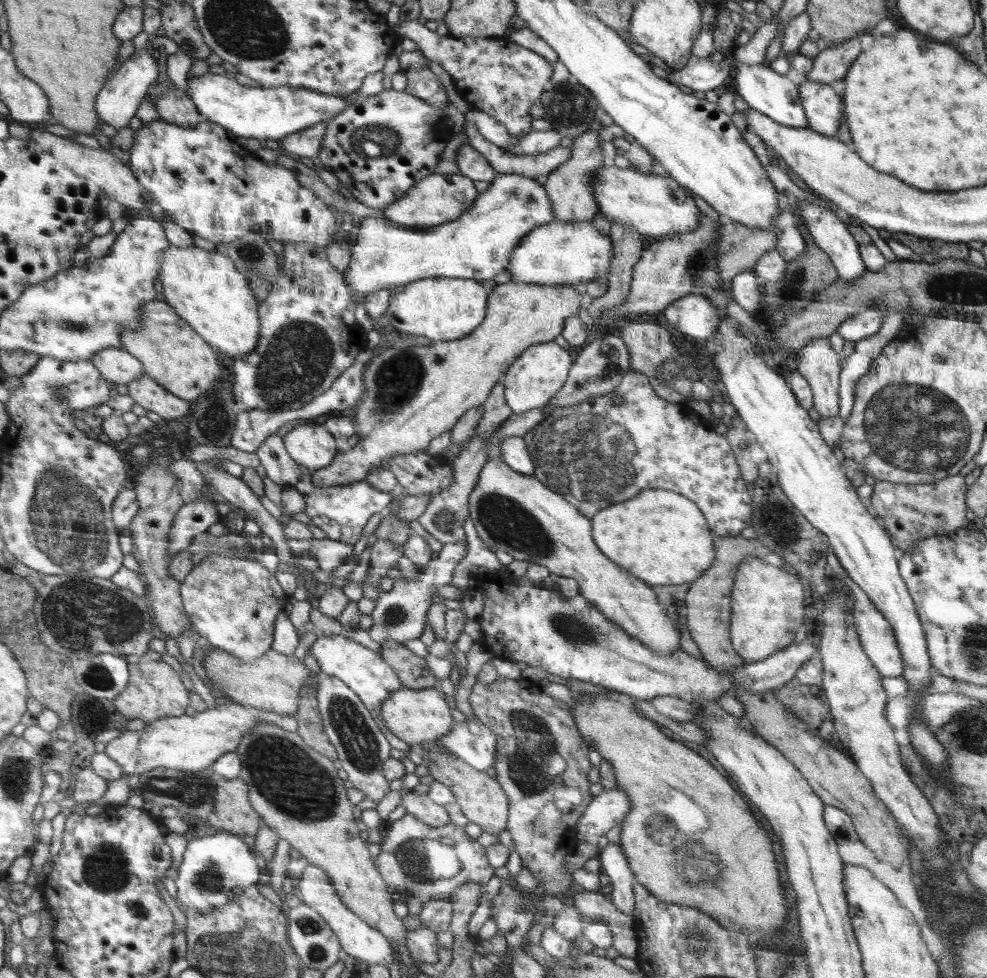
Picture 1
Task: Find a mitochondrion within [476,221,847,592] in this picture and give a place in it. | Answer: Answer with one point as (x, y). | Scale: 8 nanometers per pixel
(593, 455)

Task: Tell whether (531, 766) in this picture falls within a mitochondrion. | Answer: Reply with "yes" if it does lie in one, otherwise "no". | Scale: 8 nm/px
yes

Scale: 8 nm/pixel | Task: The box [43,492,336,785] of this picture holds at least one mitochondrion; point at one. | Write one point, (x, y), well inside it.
(98, 678)

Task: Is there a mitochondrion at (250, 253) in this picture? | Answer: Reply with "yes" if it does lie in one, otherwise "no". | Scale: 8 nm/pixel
yes

